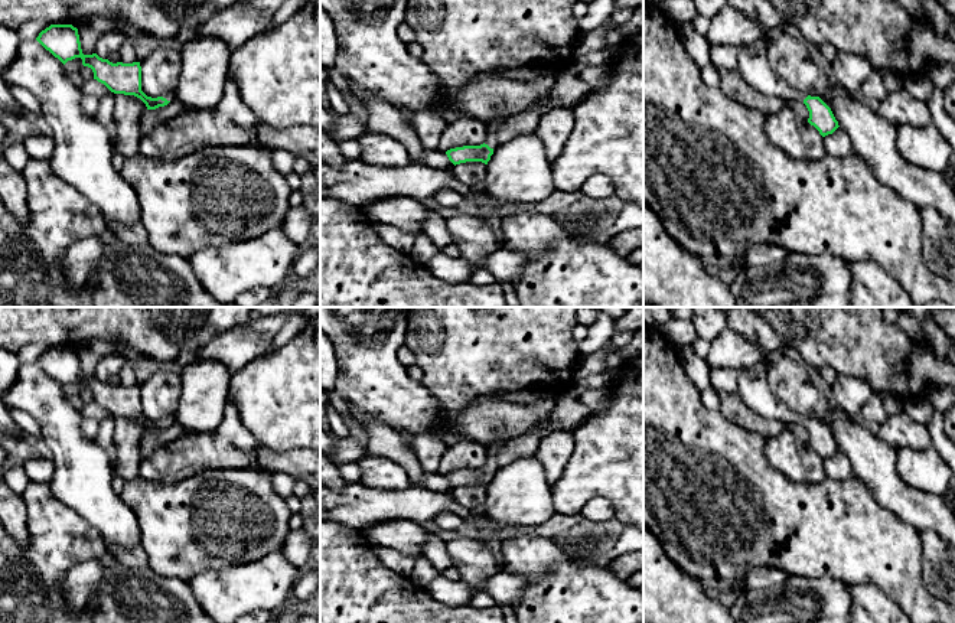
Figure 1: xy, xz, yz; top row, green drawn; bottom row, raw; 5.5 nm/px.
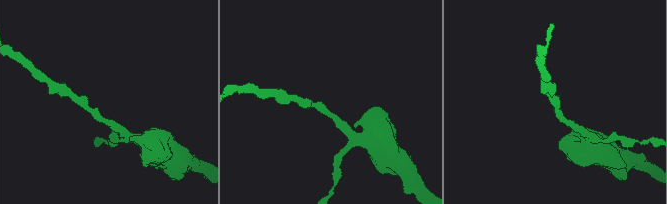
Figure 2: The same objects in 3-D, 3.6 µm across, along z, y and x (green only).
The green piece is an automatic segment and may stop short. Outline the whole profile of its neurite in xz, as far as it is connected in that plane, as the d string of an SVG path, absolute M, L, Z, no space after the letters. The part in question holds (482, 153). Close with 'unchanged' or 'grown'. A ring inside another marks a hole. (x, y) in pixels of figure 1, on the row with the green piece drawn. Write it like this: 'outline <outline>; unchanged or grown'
outline M496 114L493 120L486 124L486 141L480 146L463 146L446 151L449 160L456 166L466 162L482 162L488 164L493 150L498 147L498 130L506 120Z; grown

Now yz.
outline M754 40L739 48L739 68L744 79L757 91L776 95L785 101L804 102L809 111L808 123L822 137L832 134L840 125L831 108L819 98L791 87L770 66L763 40Z; grown

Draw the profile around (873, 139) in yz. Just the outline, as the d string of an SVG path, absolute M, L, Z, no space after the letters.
M831 85L819 97L832 111L838 125L847 133L853 150L871 169L876 179L913 202L919 209L935 208L943 218L955 224L955 190L943 173L920 169L907 163L896 147L896 127L873 111L863 98L853 95L841 85Z

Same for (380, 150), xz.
M366 131L358 138L361 162L375 167L400 167L411 162L407 149L384 133Z

